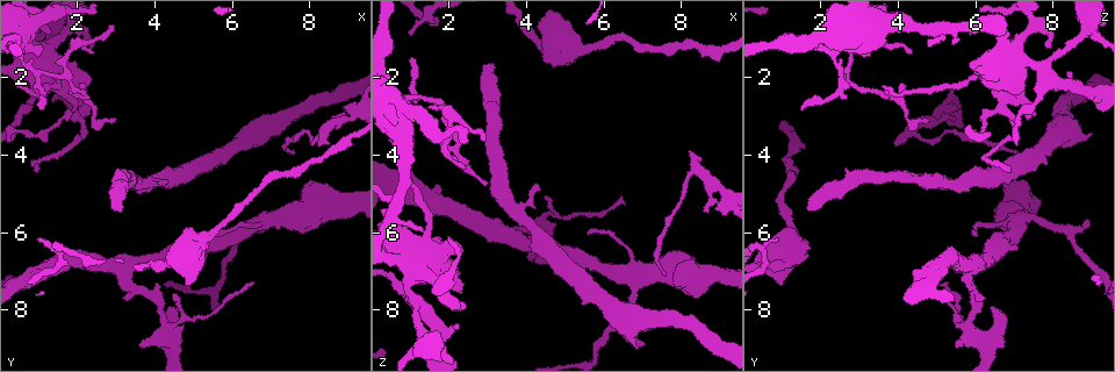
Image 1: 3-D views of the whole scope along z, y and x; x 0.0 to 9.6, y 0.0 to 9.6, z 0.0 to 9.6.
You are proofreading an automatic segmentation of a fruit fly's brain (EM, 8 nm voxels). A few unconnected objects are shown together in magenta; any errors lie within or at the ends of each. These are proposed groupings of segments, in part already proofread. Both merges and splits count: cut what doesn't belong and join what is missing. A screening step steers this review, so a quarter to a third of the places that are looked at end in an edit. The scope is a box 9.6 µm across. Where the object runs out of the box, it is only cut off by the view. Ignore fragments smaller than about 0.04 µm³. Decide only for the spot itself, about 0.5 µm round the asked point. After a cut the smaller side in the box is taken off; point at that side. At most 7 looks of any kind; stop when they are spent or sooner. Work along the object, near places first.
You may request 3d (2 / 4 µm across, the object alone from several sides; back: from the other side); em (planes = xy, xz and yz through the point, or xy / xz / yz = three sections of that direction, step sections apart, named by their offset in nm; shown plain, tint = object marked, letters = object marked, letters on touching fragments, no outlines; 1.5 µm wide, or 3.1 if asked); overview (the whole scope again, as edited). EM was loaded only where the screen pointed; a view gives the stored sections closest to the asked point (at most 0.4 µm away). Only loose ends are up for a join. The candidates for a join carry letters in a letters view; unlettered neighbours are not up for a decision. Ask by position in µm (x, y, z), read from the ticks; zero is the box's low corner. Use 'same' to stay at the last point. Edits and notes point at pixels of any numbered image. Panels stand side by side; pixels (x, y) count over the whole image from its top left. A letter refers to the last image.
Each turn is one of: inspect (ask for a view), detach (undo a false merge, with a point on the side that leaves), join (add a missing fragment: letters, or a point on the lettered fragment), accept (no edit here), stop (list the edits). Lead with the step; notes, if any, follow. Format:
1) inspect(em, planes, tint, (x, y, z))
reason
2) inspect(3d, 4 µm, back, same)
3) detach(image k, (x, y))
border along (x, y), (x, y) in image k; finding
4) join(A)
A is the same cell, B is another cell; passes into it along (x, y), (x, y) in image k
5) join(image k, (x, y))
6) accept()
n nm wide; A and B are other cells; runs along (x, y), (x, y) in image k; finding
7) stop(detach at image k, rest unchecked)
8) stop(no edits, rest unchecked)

inspect(3d, 2 µm, back, (1.80, 0.70, 7.40))
calibre changes

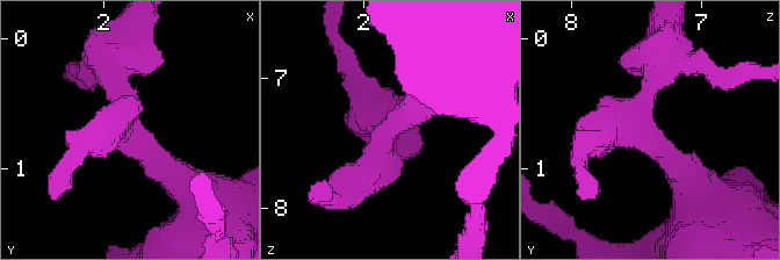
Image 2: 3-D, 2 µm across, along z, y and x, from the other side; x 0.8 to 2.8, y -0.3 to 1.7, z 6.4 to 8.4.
inspect(em, yz, step 8, tint, (1.84, 0.66, 7.46))
now the EM

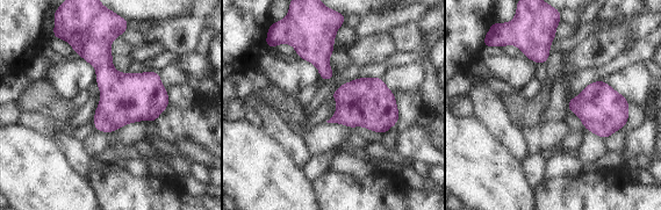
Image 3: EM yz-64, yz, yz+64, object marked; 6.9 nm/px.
inspect(em, planes, letters, same)
another direction

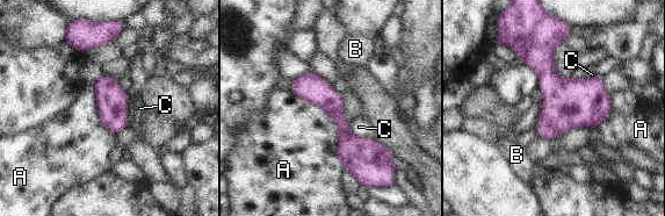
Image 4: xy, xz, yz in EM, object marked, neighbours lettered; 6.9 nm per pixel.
accept()
160 nm wide; A, B and C are other cells; runs along (303, 78), (335, 110), (358, 168) in image 4; all the same cell

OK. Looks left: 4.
inspect(3d, 2 µm, (2.40, 1.35, 4.35))
thin end

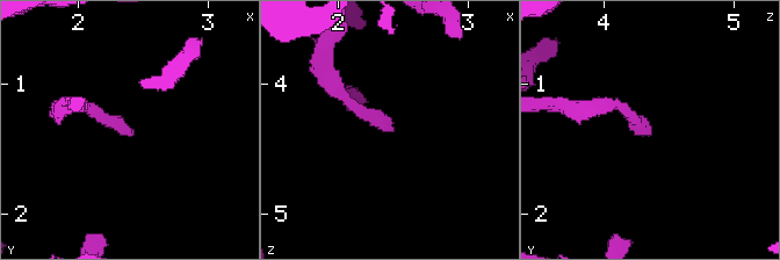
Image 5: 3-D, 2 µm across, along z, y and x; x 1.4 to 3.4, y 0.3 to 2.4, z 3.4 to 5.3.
inspect(em, yz, step 8, letters, (2.44, 1.36, 4.32))
shape alone is not enough

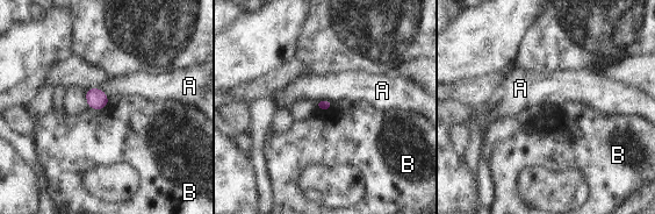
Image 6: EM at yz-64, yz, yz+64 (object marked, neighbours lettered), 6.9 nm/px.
accept()
A and B are other cells; border along (85, 90), (100, 88), (108, 97) in image 6; no lettered fragment goes on from it

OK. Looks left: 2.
inspect(em, xy, step 4, letters, (3.20, 5.40, 1.75))
branch stops here

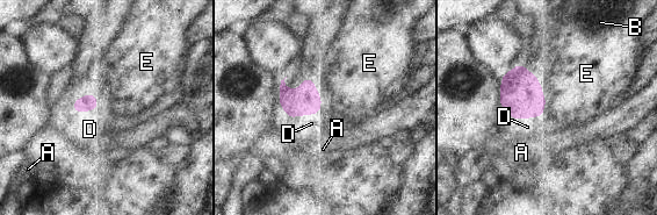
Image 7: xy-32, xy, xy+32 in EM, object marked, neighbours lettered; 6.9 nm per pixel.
inspect(em, planes, letters, same)

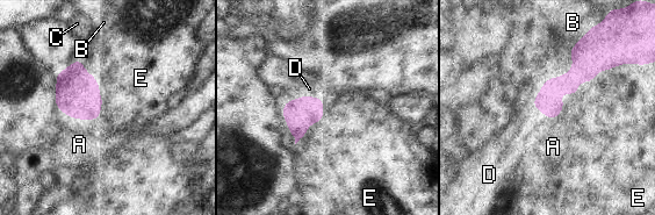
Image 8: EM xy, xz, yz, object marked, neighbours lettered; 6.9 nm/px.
join(image 8, (309, 88))
D is the same cell, A, B, C and E are other cells; passes into it along (299, 114), (311, 97), (309, 88) in image 8; the cell continues

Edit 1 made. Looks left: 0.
stop(join at image 8, rest unchecked)

